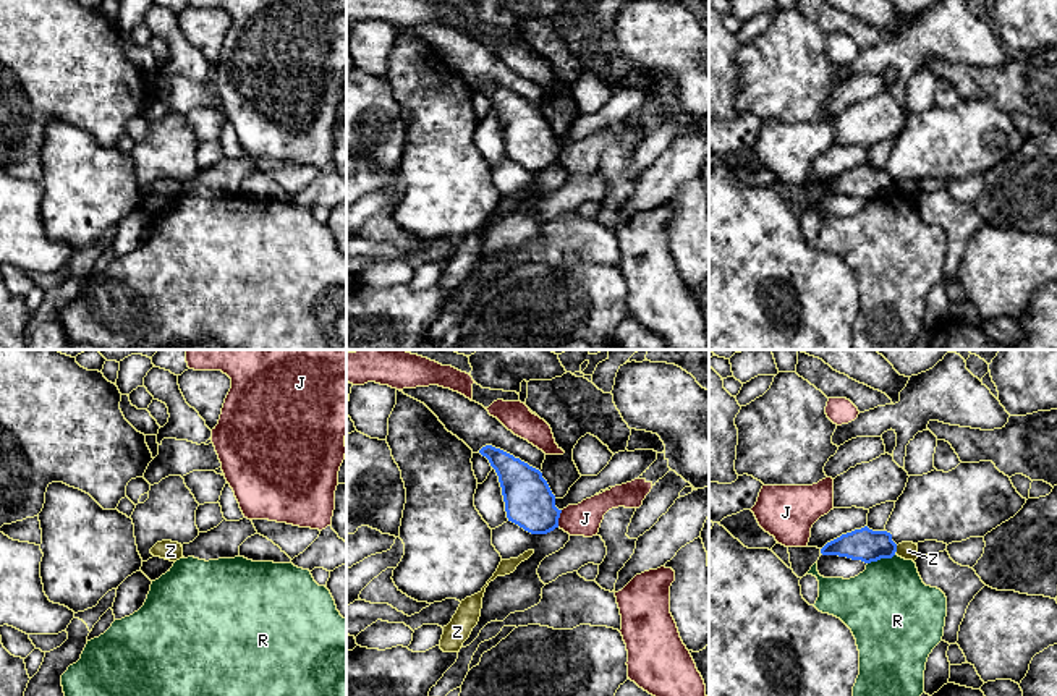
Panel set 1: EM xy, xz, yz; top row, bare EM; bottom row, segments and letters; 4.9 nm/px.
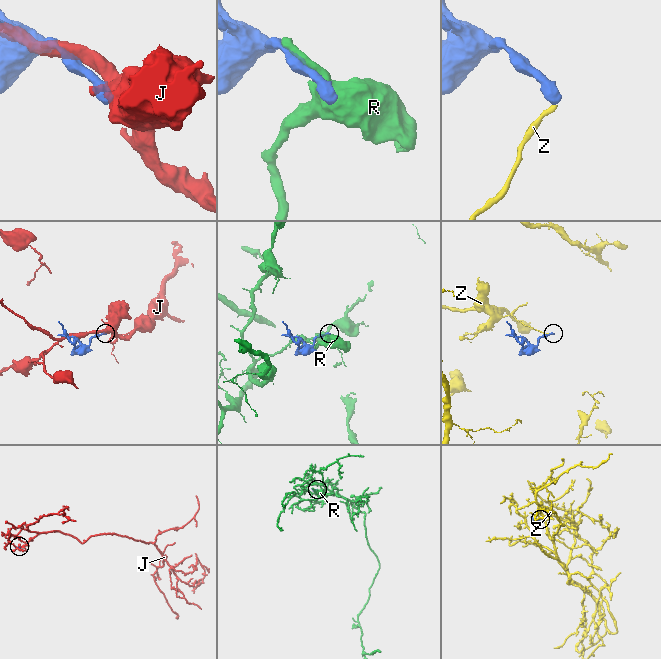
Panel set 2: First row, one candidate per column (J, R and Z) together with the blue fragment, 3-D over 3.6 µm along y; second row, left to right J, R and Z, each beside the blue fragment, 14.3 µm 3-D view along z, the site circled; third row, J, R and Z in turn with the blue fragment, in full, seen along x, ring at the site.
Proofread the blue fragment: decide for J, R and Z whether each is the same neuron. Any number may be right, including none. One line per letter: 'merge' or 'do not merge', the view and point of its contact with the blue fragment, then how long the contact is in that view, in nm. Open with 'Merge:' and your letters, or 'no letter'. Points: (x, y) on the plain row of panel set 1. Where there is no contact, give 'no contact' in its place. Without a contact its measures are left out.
Merge: no letter
J: do not merge; meets blue in xz at (559, 154); contact 90 nm long
R: do not merge; meets blue in yz at (881, 195); contact 150 nm long
Z: do not merge; meets blue in yz at (895, 186); contact 40 nm long

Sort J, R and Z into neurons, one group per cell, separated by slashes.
J / R / Z

